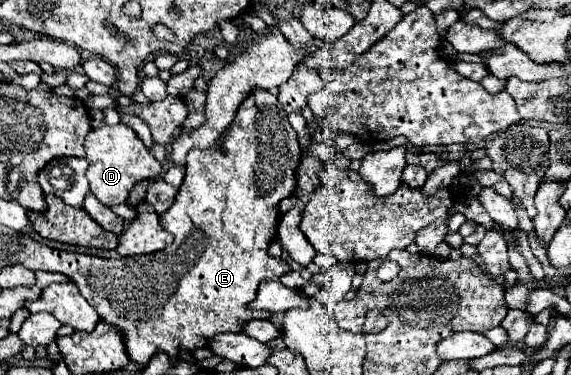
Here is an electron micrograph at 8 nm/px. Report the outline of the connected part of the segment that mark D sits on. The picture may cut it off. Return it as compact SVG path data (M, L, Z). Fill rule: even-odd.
M101 124L99 128L93 128L85 136L85 152L87 152L85 160L89 162L87 178L89 178L91 192L105 206L123 204L127 200L131 188L135 186L135 182L139 182L143 178L155 178L161 174L161 164L143 146L143 142L135 134L135 130L131 130L125 124L117 124L117 126Z

